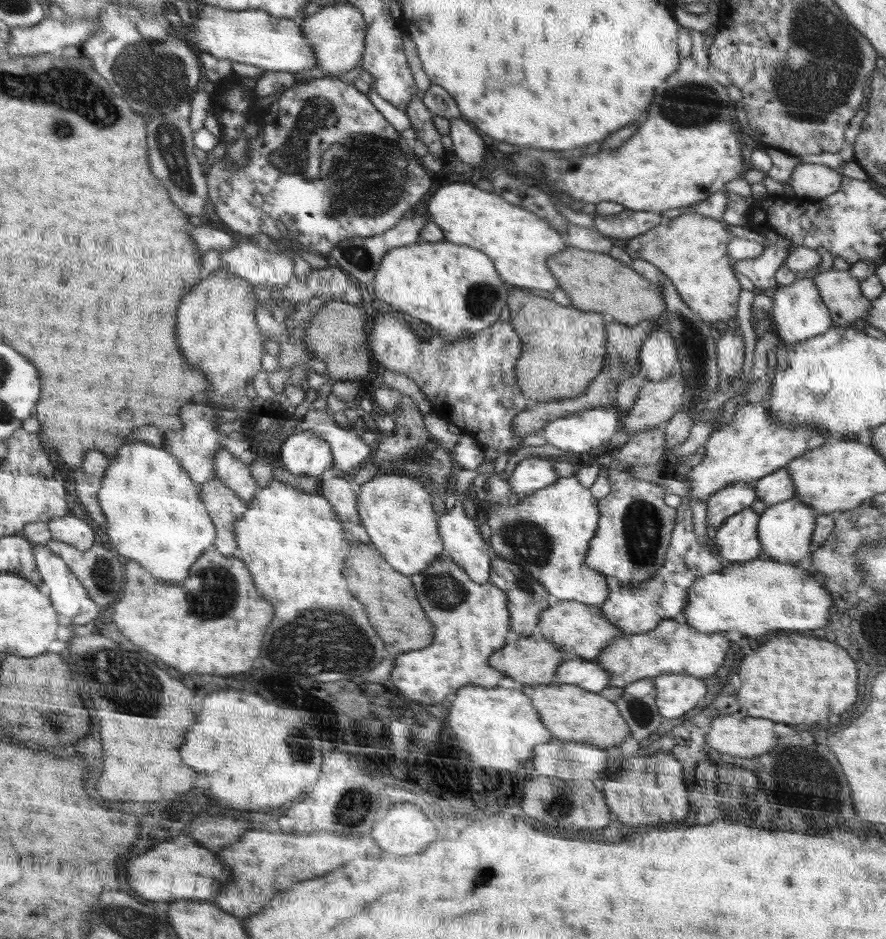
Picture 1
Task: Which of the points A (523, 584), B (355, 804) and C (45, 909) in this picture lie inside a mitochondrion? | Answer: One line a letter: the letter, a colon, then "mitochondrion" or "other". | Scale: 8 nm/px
A: mitochondrion
B: mitochondrion
C: mitochondrion

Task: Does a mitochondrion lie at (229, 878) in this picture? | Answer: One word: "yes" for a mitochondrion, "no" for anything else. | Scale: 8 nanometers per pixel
no

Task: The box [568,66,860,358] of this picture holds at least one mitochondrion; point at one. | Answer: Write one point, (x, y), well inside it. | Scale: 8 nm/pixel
(690, 104)

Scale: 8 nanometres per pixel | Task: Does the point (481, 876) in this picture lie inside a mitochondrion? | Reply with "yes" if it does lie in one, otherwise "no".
yes

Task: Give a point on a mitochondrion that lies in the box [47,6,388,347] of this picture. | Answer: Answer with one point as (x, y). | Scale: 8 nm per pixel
(149, 74)

